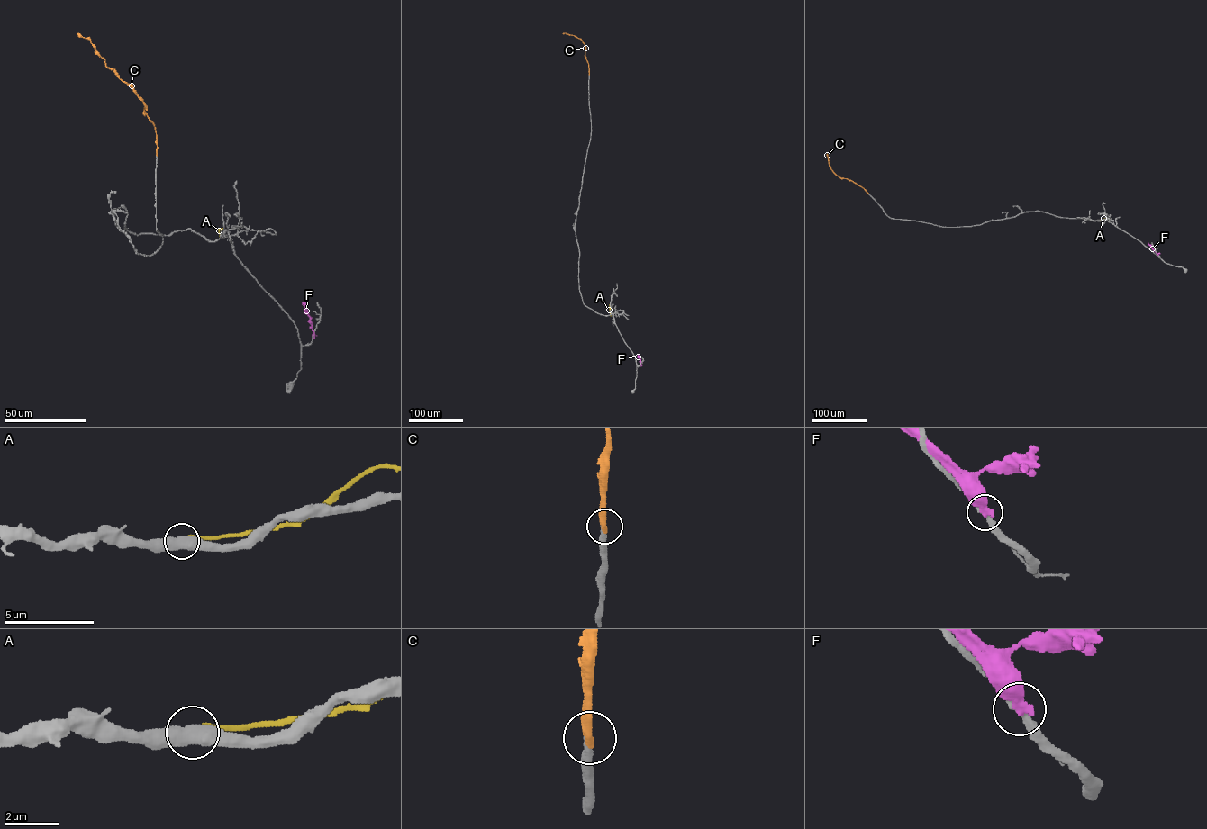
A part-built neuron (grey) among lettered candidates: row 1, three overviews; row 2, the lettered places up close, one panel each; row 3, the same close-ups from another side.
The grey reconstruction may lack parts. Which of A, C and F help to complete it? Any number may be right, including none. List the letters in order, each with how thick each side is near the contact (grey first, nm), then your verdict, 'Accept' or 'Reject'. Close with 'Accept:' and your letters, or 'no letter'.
A: Thickness 550 nm (grey) against 240 nm. Reject
C: Thickness 360 nm (grey) against 400 nm. Accept
F: Thickness 240 nm (grey) against 400 nm. Reject
Accept: C

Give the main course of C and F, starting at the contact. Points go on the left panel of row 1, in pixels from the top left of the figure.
C: (157, 155), (156, 132), (144, 112), (145, 103), (106, 66), (105, 60), (88, 39), (77, 33)
F: (313, 339), (313, 324), (304, 301)

